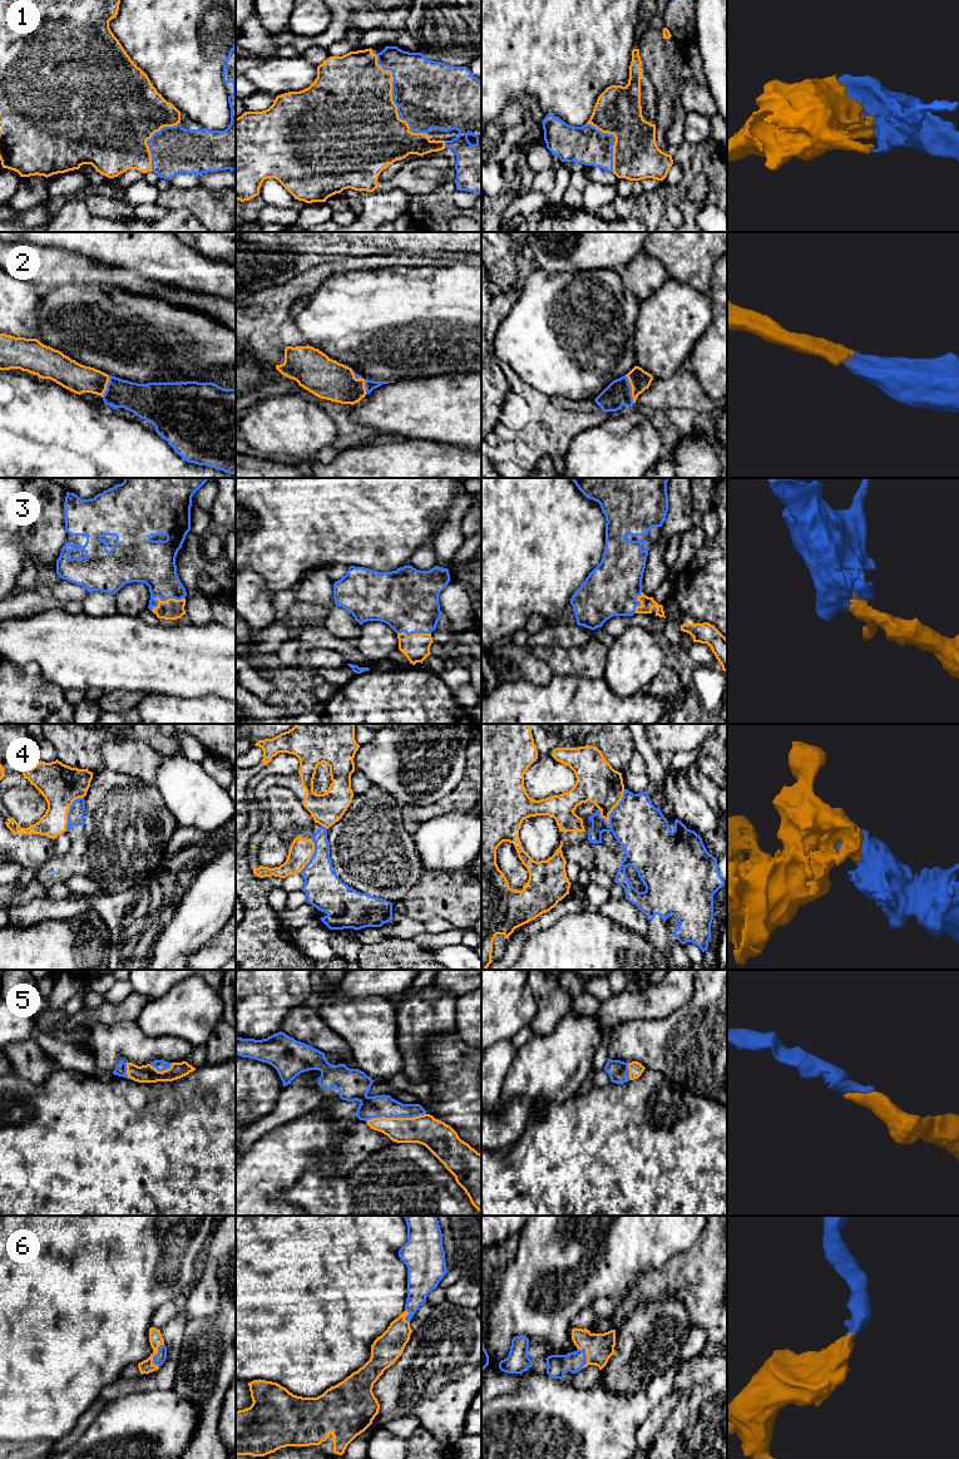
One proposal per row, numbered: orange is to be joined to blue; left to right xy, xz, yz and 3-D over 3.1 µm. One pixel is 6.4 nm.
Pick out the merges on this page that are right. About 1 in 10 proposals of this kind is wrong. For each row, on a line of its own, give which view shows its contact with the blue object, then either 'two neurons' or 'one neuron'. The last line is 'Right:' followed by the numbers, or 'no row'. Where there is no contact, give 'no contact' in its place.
1: contact in xz; one neuron
2: contact in xz; one neuron
3: contact in xy; one neuron
4: contact in yz; two neurons
5: contact in xz; one neuron
6: contact in xy; one neuron
Right: 1, 2, 3, 5, 6

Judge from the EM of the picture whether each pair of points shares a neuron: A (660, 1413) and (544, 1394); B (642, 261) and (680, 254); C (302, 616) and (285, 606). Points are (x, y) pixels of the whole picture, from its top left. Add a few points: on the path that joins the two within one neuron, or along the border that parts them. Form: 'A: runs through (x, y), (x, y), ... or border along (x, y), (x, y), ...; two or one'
A: border along (672, 1391), (653, 1408), (637, 1430), (637, 1438); two
B: border along (643, 250), (655, 256), (670, 276); two
C: border along (296, 601), (288, 620), (275, 622); two

